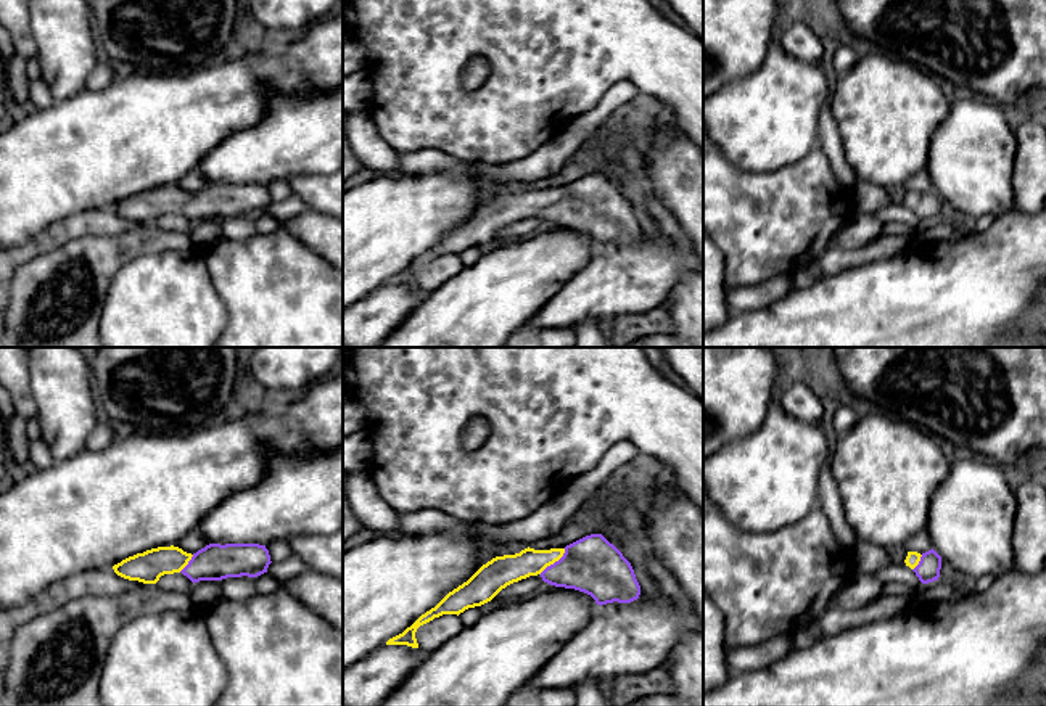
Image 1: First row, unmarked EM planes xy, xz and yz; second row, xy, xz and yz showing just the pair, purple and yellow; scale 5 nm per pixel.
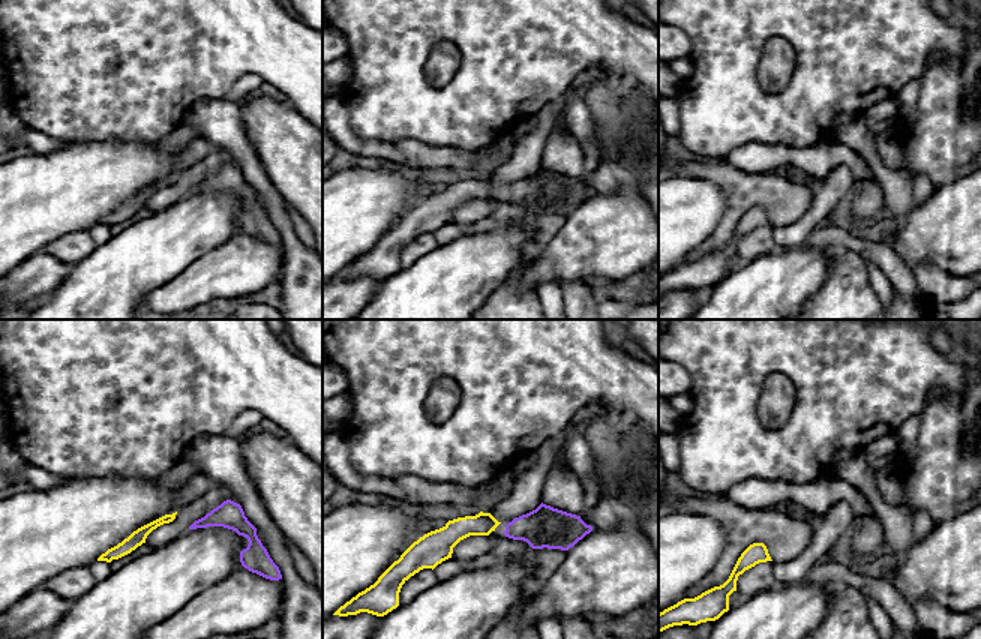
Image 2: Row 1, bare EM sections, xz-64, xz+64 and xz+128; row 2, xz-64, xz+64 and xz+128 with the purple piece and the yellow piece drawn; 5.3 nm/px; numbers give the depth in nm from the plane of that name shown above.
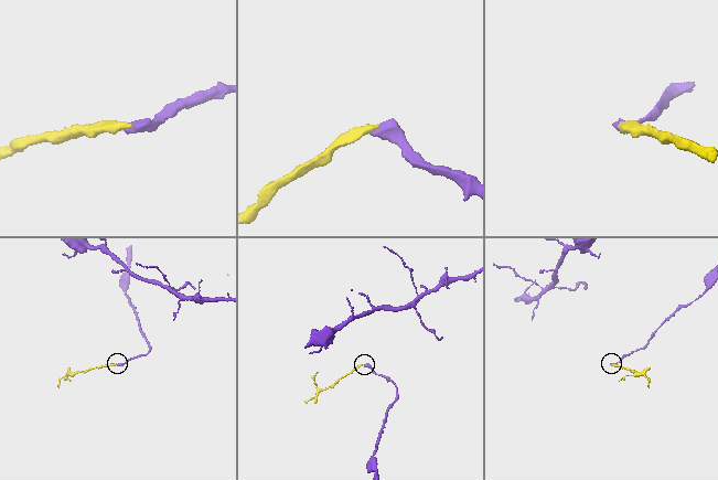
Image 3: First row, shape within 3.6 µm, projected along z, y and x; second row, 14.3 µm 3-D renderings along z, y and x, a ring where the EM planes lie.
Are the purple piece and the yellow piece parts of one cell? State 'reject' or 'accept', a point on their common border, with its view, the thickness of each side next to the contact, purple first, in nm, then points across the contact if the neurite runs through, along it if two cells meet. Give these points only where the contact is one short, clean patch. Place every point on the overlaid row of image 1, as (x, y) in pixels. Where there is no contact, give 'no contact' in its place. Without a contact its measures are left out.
accept | xz (555, 562) | 280/140 nm | across xz (593, 565), (555, 562), (528, 562), (510, 568)

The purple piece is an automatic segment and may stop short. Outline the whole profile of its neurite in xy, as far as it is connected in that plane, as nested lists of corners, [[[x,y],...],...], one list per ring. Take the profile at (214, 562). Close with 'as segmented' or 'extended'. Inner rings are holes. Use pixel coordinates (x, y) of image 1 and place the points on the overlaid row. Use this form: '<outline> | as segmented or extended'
[[[209,544],[196,553],[179,547],[158,547],[137,553],[114,564],[117,576],[156,584],[161,576],[182,573],[193,584],[200,581],[222,581],[227,577],[257,577],[267,573],[270,555],[259,544]]] | extended

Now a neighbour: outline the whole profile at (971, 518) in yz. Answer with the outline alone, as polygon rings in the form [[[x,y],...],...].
[[[969,454],[949,465],[945,481],[933,494],[924,531],[930,536],[933,550],[962,579],[1001,577],[1014,568],[1011,536],[1015,508],[1014,489],[1006,479],[1004,468]]]

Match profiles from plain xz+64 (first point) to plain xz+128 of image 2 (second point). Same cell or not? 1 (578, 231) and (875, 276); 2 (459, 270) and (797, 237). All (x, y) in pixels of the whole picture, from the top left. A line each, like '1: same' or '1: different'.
1: different
2: different

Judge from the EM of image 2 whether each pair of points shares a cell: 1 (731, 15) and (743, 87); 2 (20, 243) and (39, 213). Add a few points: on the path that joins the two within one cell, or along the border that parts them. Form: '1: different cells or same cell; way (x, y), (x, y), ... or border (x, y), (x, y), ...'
1: same cell; way (731, 33), (734, 69)
2: same cell; way (20, 236), (32, 221)

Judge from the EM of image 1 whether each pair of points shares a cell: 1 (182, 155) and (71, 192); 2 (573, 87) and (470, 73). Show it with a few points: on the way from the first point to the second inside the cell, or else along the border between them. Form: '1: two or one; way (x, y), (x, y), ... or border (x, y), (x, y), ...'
1: one; way (155, 155), (108, 155), (98, 164)
2: two; border (485, 57), (488, 77), (478, 87), (465, 90)

